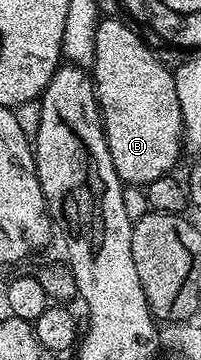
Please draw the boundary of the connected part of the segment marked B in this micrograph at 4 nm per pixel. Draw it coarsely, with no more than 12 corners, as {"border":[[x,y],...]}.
{"border":[[122,21],[92,66],[112,167],[167,176],[184,149],[174,74]]}

